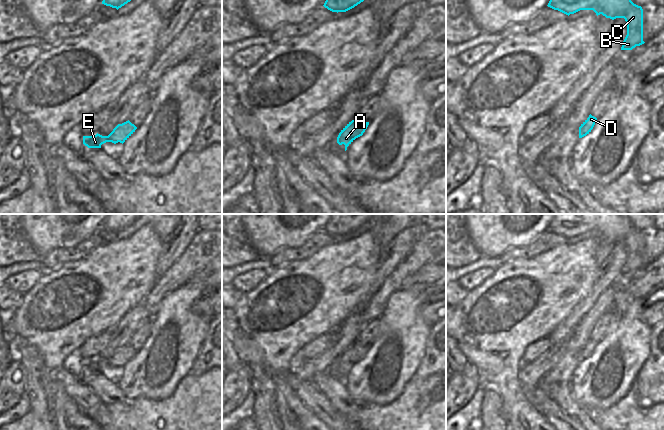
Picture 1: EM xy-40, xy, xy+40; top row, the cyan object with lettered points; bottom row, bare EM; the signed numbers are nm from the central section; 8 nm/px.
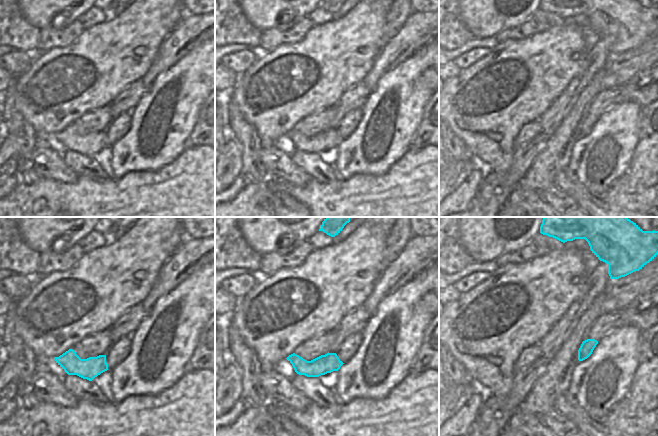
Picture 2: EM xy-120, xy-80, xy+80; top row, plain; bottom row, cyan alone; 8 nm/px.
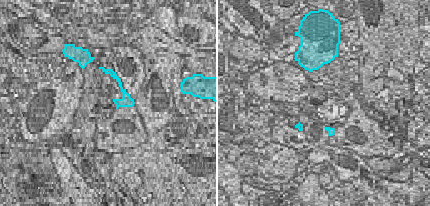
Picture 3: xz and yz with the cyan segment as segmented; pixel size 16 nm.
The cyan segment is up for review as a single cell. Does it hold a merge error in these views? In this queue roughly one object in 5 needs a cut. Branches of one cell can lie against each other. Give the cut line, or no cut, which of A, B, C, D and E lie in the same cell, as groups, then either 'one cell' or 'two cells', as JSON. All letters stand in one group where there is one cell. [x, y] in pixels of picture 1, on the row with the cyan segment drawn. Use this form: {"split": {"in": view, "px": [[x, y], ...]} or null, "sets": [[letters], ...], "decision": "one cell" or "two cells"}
{"split": null, "sets": [["A", "B", "C", "D", "E"]], "decision": "one cell"}

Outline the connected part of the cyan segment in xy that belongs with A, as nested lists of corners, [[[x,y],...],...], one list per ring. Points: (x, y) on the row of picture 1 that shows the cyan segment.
[[[352,120],[349,122],[339,133],[337,137],[337,143],[339,145],[345,145],[345,151],[347,147],[358,137],[362,136],[367,129],[369,122],[360,122],[358,120]]]

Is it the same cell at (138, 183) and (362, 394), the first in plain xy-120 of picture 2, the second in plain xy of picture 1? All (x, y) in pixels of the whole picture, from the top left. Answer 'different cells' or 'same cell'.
different cells

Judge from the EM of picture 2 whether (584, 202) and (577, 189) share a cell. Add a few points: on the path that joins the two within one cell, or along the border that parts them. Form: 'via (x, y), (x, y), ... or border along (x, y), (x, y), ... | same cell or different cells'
via (584, 199), (578, 192) | same cell

